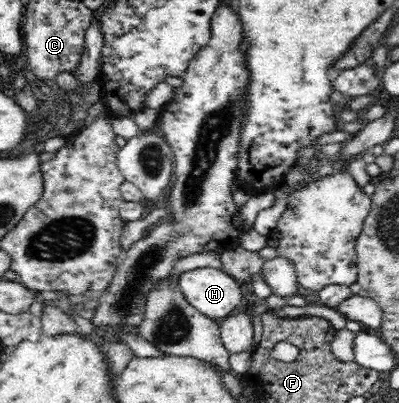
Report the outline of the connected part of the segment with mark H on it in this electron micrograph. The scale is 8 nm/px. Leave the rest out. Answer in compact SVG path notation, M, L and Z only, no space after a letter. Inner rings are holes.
M194 269L182 273L178 280L188 304L214 321L227 318L242 303L240 285L223 270Z

